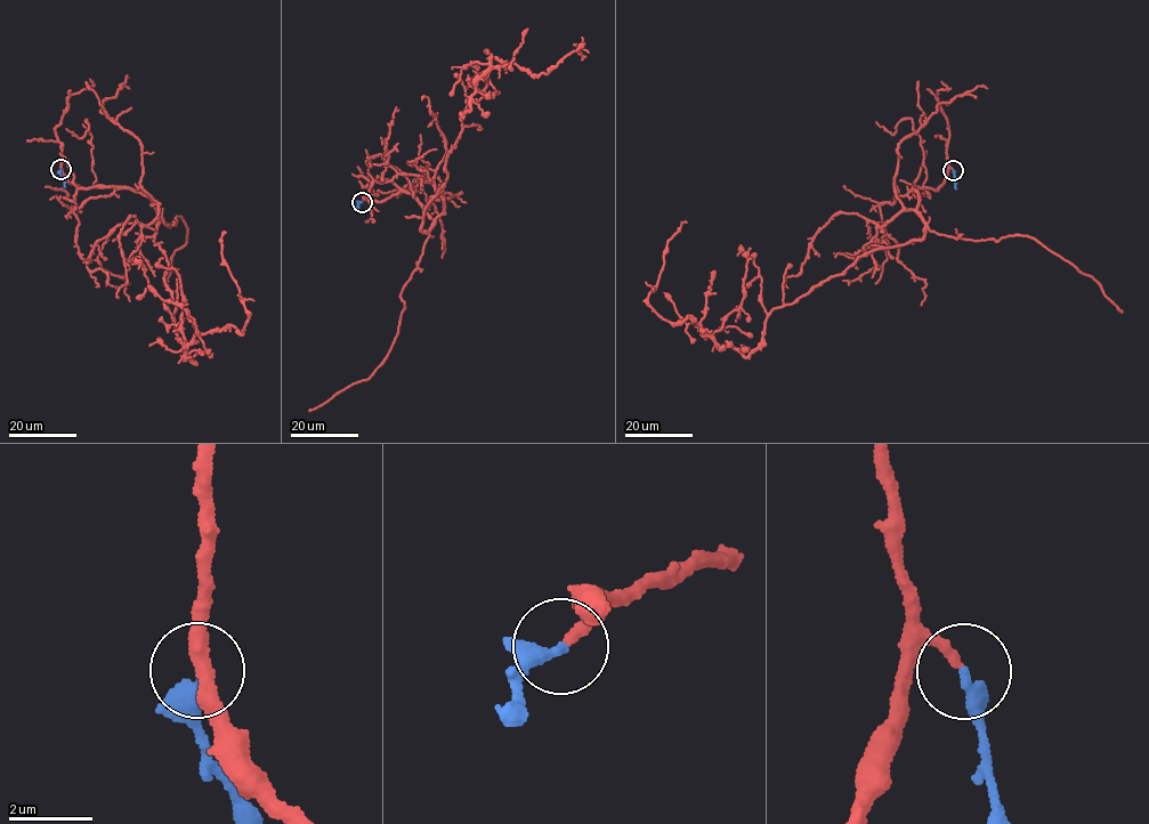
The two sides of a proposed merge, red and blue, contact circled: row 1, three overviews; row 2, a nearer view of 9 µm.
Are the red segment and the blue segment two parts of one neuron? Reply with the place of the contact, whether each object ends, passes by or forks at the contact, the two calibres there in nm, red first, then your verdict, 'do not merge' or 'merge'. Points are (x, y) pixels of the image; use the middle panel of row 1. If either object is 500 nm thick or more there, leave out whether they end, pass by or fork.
at (362, 202); red ends there; blue ends there; 240 nm thick on the red side, 360 nm on the other; merge

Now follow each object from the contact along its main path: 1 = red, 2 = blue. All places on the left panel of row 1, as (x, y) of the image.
1: (61, 169), (153, 204), (193, 363), (194, 337), (240, 332), (249, 314), (224, 232)
2: (61, 169), (64, 188)

